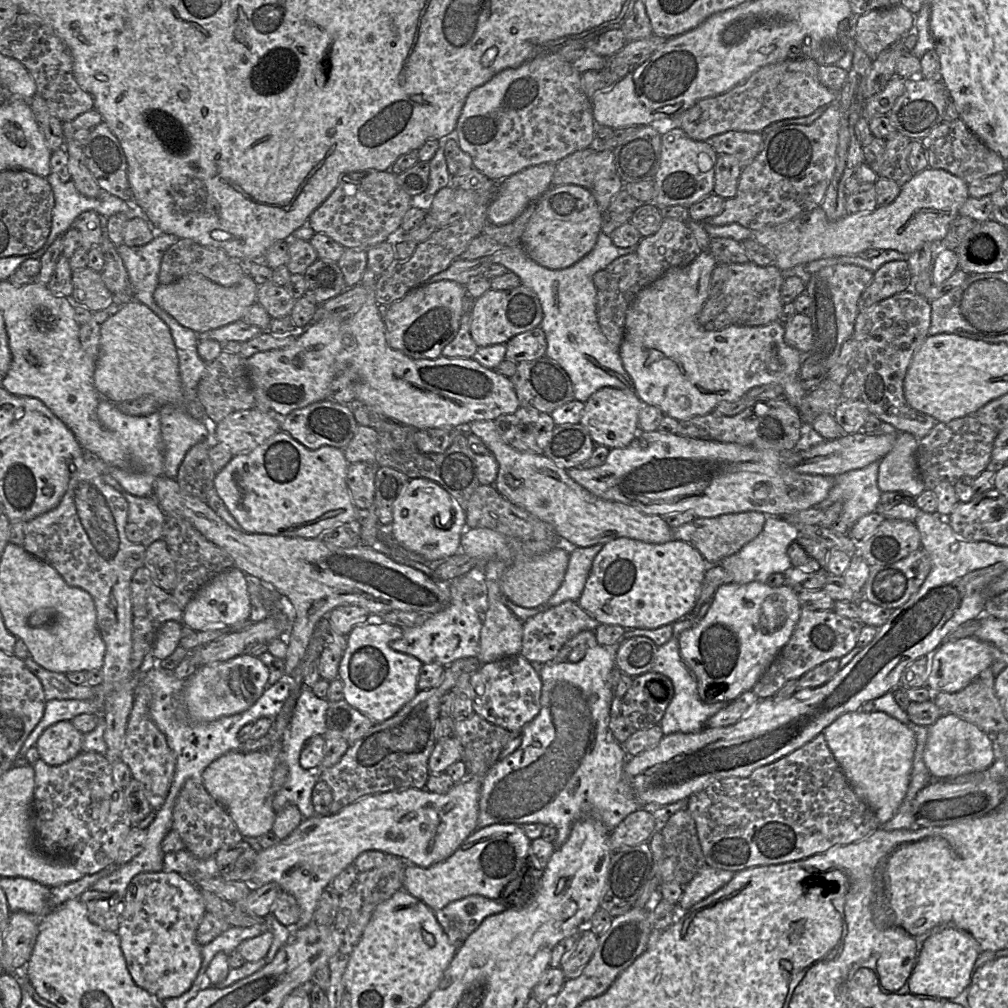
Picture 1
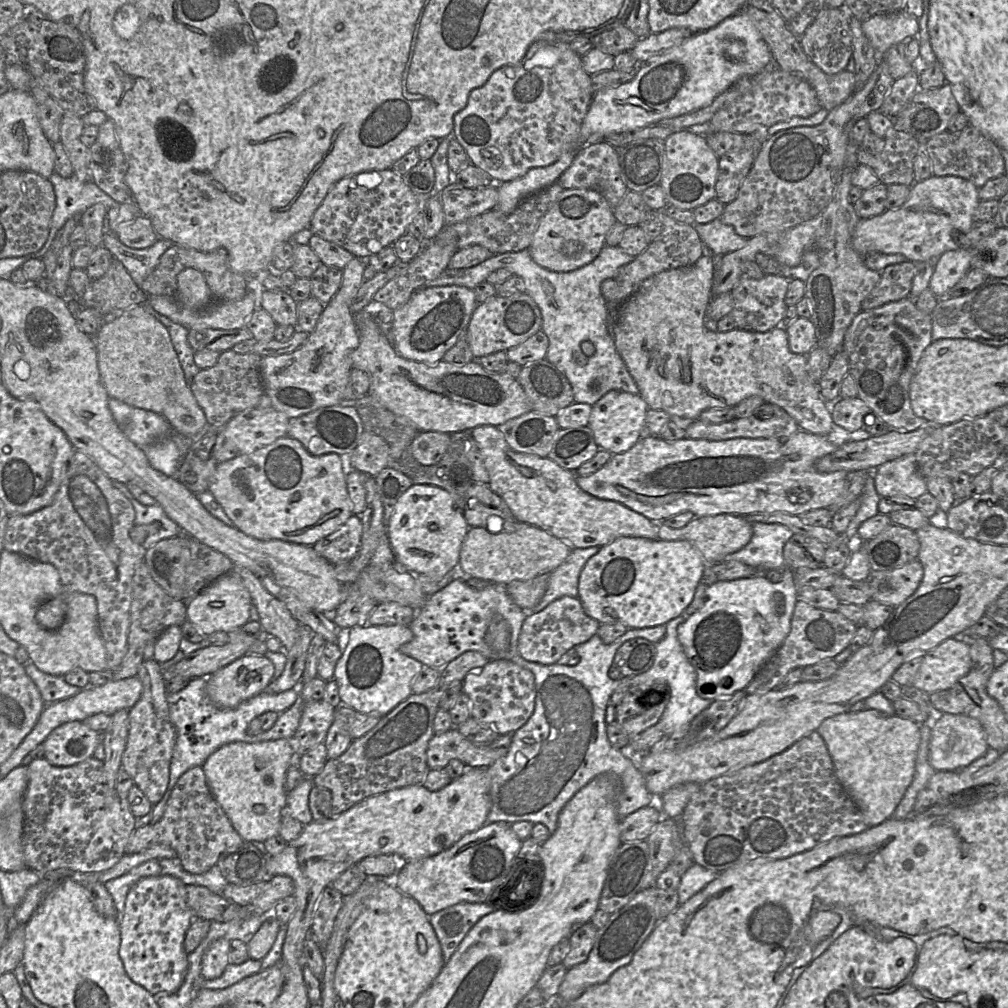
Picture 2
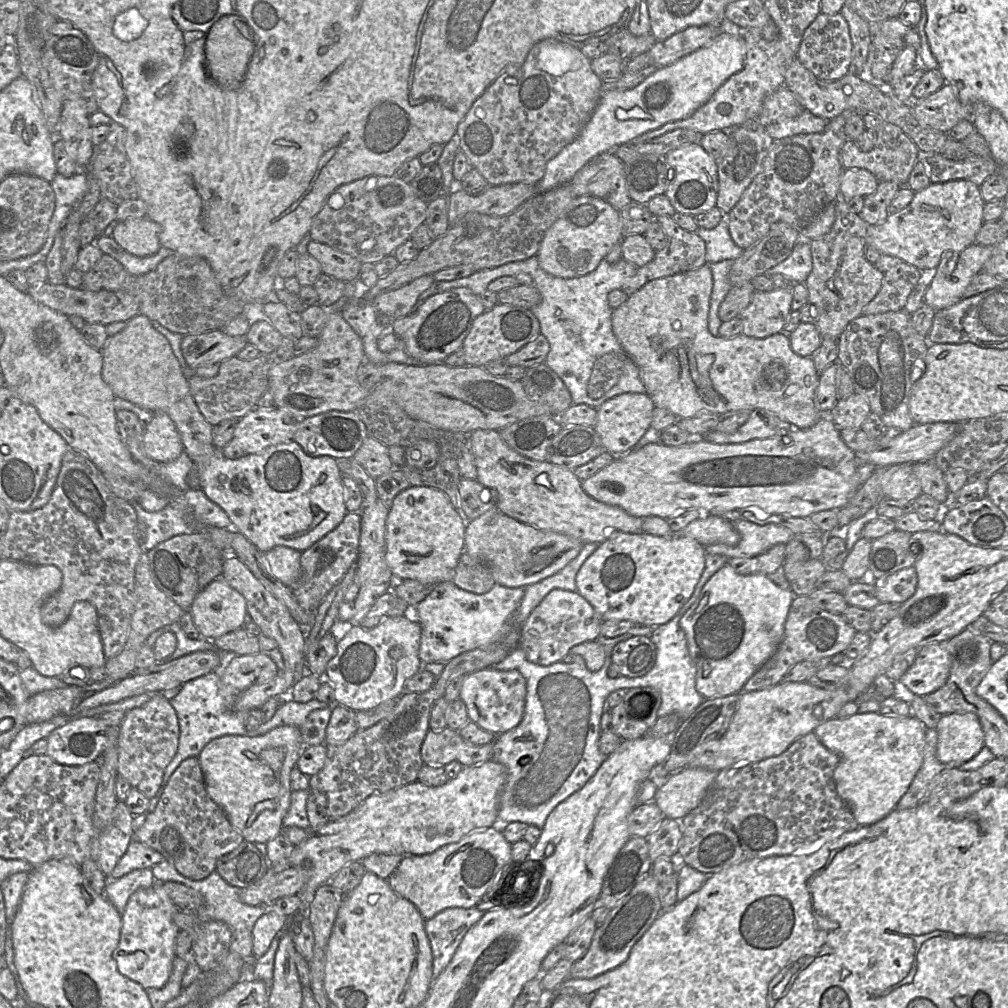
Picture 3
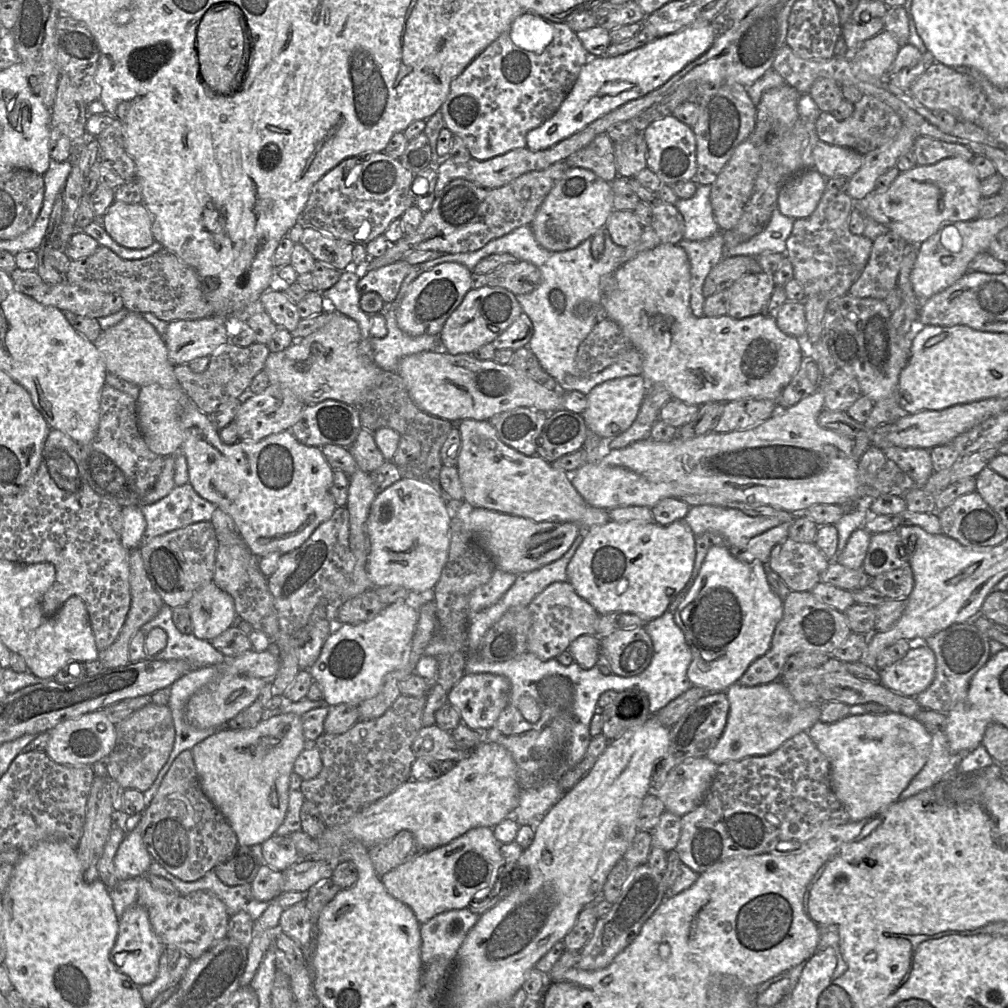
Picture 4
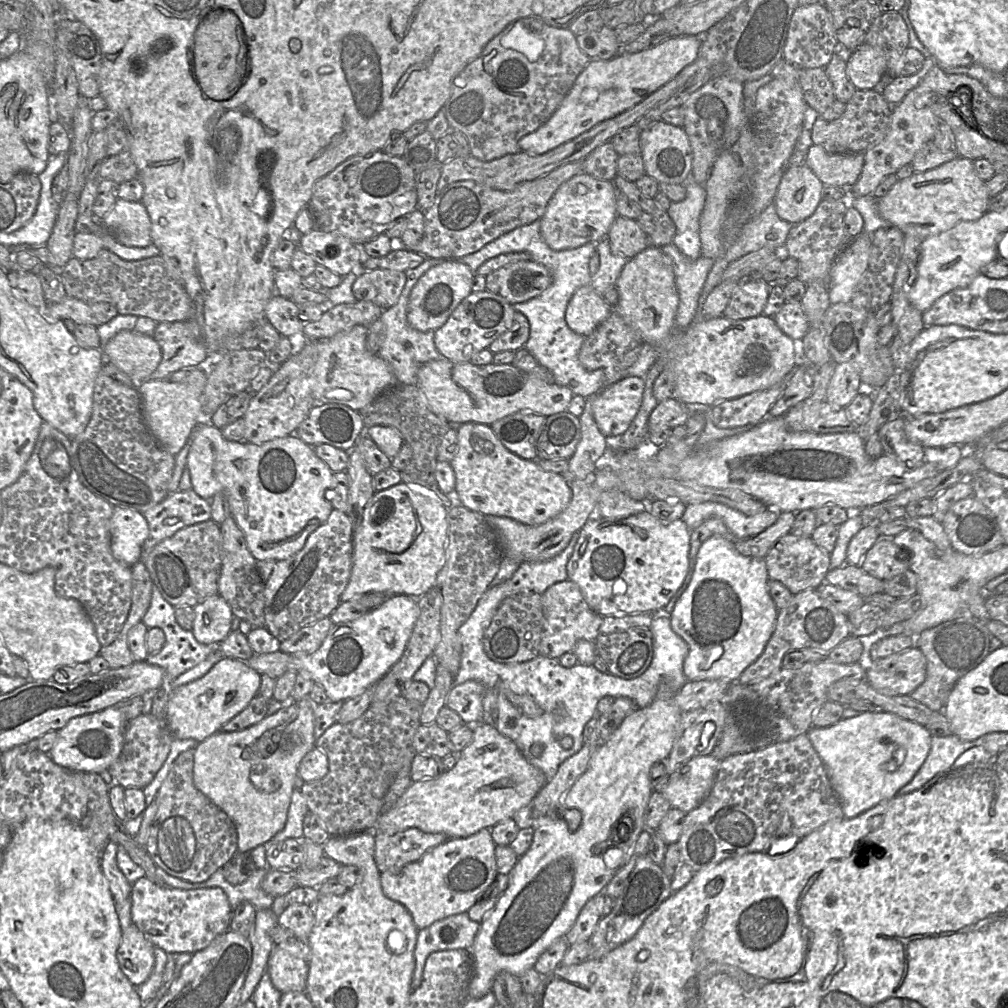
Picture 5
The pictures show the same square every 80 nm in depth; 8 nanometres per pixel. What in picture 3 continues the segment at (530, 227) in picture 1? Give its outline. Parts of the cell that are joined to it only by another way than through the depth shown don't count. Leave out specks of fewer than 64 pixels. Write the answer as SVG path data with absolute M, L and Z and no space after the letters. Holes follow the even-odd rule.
M578 196L569 203L562 214L547 229L536 257L540 267L547 273L561 278L576 278L594 271L605 259L611 248L622 239L622 221L619 210L602 198Z

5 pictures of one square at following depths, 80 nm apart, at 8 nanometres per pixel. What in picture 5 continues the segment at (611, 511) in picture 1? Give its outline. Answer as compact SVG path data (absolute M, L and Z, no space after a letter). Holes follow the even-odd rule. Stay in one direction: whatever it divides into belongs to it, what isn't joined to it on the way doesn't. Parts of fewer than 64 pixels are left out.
M465 422L457 429L458 449L450 464L455 472L455 501L481 515L508 517L526 525L542 524L560 514L572 499L572 489L562 474L543 470L537 460L527 460L509 451L490 425Z

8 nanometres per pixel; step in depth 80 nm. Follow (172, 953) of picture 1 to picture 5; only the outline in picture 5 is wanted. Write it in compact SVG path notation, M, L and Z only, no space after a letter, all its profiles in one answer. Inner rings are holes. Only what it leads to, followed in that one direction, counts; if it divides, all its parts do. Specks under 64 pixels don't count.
M135 924L122 931L117 960L122 973L134 986L140 986L151 975L155 963L154 948Z

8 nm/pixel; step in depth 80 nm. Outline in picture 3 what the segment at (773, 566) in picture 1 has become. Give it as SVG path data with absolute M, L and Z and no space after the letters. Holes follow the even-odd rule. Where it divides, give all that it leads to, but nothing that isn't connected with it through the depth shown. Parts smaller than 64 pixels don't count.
M744 519L732 521L740 535L737 545L714 544L705 547L706 553L730 558L757 556L777 544L787 544L794 535L790 529L775 523L753 523Z

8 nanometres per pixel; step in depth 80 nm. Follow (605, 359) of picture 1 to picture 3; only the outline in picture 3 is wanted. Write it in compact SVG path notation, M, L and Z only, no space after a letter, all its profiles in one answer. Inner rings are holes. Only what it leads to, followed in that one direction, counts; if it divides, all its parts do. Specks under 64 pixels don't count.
M534 255L524 260L510 262L491 269L475 269L477 271L469 277L455 280L461 280L466 283L467 287L478 296L486 291L489 282L501 276L513 276L517 278L518 283L533 285L540 293L540 301L530 309L539 321L541 334L546 337L550 345L550 350L544 363L563 380L571 394L573 404L586 404L597 409L605 401L623 393L646 393L640 373L637 373L637 368L626 356L623 357L626 362L624 373L620 375L619 381L615 386L597 399L587 393L588 382L596 359L605 354L623 355L623 349L612 330L613 309L609 305L608 294L612 290L621 289L625 281L634 276L638 268L636 264L628 262L621 255L621 259L614 263L605 258L594 271L586 275L576 278L561 278L544 271L540 267L536 255Z

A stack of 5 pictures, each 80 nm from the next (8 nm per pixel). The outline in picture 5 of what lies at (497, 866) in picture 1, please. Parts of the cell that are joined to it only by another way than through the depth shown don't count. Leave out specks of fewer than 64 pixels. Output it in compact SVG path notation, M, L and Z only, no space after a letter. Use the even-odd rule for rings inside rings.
M483 828L477 833L461 838L450 838L427 851L419 860L409 863L401 869L390 870L380 874L383 893L393 901L402 904L411 914L418 930L434 922L459 913L466 913L482 898L497 876L496 844L490 828Z

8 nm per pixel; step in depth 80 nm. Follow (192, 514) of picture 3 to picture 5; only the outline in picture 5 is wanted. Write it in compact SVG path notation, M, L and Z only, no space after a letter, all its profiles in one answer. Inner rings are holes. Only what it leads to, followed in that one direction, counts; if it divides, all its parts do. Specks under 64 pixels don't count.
M193 488L186 491L177 490L143 515L149 527L149 535L143 544L143 558L146 558L158 543L173 536L178 530L211 520L211 504L201 498Z

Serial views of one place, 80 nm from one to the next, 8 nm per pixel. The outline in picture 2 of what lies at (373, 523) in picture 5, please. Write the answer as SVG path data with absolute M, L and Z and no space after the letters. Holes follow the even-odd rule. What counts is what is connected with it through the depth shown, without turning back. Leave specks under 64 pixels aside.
M412 484L395 505L387 522L387 537L397 566L415 575L443 576L458 570L461 546L469 528L462 510L446 490Z

